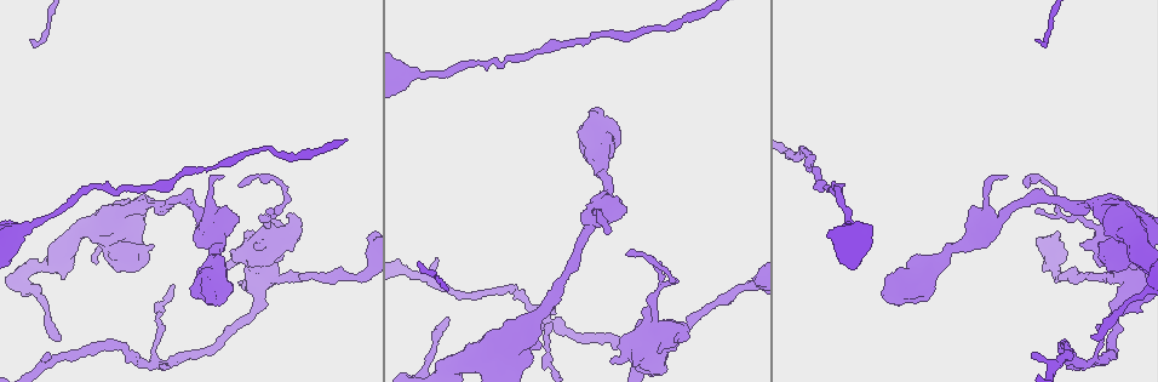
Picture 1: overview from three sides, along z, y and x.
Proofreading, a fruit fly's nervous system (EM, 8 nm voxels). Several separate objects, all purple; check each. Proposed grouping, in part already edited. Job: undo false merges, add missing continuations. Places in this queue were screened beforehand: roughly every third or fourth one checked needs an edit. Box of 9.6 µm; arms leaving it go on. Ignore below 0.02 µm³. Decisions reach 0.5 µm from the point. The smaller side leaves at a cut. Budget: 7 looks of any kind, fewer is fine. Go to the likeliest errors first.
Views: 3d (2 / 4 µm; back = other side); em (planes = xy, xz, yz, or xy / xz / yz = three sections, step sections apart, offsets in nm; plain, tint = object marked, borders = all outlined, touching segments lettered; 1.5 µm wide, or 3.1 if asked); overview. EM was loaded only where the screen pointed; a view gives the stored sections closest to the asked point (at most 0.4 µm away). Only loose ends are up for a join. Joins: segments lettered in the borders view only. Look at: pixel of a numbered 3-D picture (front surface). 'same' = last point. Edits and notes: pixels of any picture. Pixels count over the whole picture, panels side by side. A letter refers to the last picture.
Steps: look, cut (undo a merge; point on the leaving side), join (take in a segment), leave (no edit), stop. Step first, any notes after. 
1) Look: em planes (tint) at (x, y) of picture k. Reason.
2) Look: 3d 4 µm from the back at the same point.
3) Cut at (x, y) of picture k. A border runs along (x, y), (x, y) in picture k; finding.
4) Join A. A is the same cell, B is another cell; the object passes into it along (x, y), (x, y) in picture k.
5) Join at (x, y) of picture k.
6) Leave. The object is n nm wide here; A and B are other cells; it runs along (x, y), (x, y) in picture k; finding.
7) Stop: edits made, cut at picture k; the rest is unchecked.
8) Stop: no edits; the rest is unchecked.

Look: 3d 2 µm at (540, 348) of picture 1. An open end.

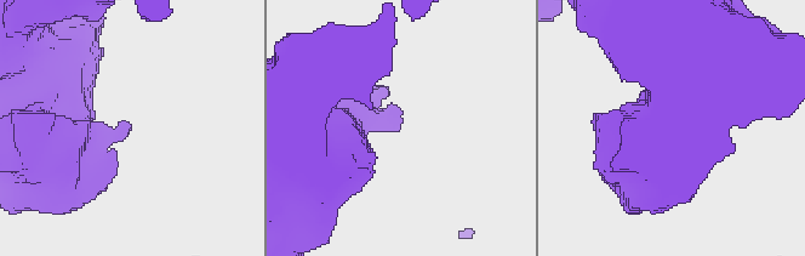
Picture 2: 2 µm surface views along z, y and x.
Look: em yz step 8 (borders) at (396, 120) of picture 2.

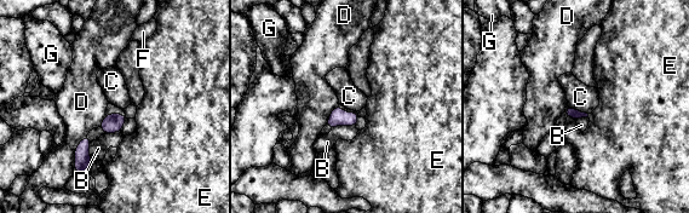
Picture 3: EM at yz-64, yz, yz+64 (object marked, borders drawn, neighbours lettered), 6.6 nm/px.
Look: em xy step 4 (borders) at the same point. Another direction.

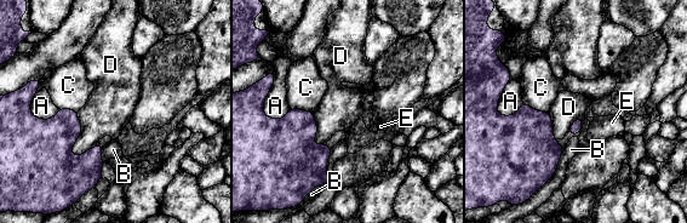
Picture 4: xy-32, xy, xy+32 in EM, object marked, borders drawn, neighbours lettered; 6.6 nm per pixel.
Leave. The longest contact is with B, 340 nm; A, B, C, D and E are other cells; a border runs along (522, 101), (534, 109), (548, 113) in picture 4; none of them fits.

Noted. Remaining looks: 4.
Look: em planes (borders) at (606, 180) of picture 1. Sudden change in width.

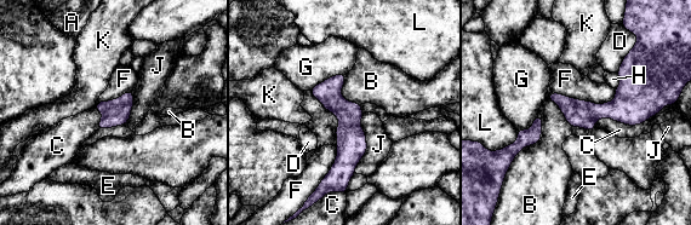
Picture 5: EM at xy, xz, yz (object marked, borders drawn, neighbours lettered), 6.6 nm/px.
Leave. A, B, C, D, E, F, G, H, J, K and L are other cells; a border runs along (309, 91), (338, 120), (337, 145) in picture 5; all the same neuron.

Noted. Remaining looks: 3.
Look: em xy step 8 (borders) at (162, 365) of picture 1.

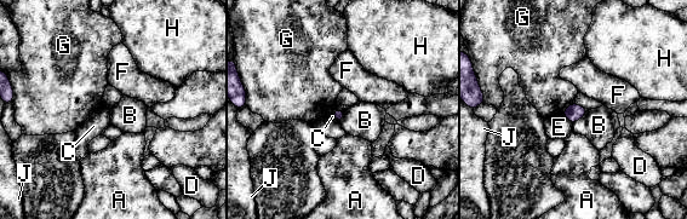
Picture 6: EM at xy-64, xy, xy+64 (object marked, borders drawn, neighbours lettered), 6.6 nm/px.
Leave. A, B, C, D, E, F, G, H and J are other cells; a border runs along (572, 102), (562, 111) in picture 6; none of them fits.

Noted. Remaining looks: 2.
Stop: no edits; the rest is unchecked.

